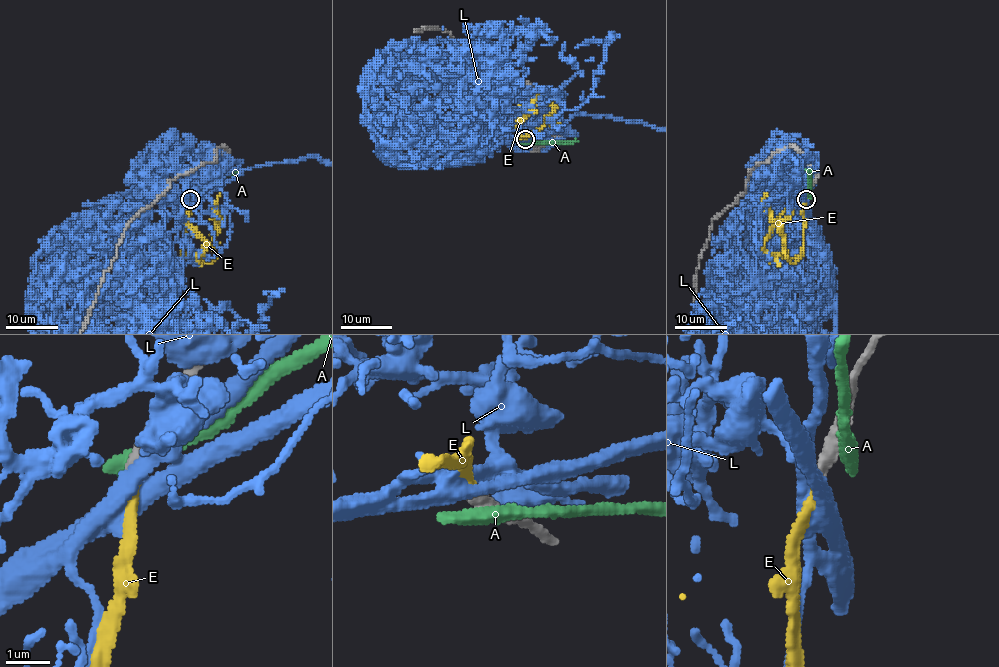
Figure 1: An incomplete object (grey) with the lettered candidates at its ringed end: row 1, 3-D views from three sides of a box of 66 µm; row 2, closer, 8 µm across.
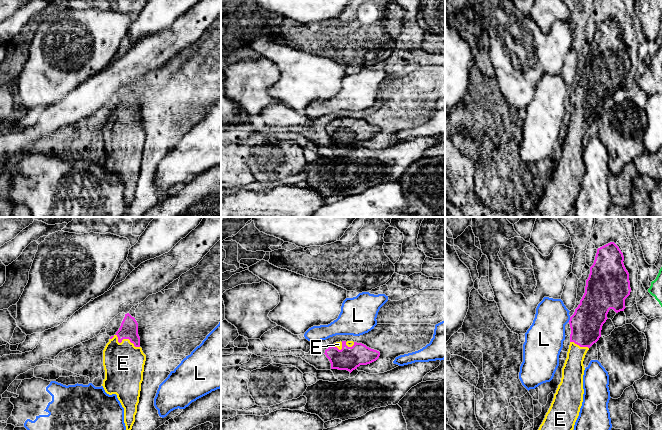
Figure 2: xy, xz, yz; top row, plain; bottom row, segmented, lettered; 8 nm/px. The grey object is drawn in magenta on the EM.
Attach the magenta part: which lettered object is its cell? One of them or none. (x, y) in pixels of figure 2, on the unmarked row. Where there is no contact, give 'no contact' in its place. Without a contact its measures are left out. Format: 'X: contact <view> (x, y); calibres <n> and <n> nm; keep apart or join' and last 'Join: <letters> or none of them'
A: no contact; keep apart
E: contact xy (123, 114); calibres 140 and 320 nm; join
L: contact yz (570, 95); calibres 260 and 300 nm; keep apart
Join: E

